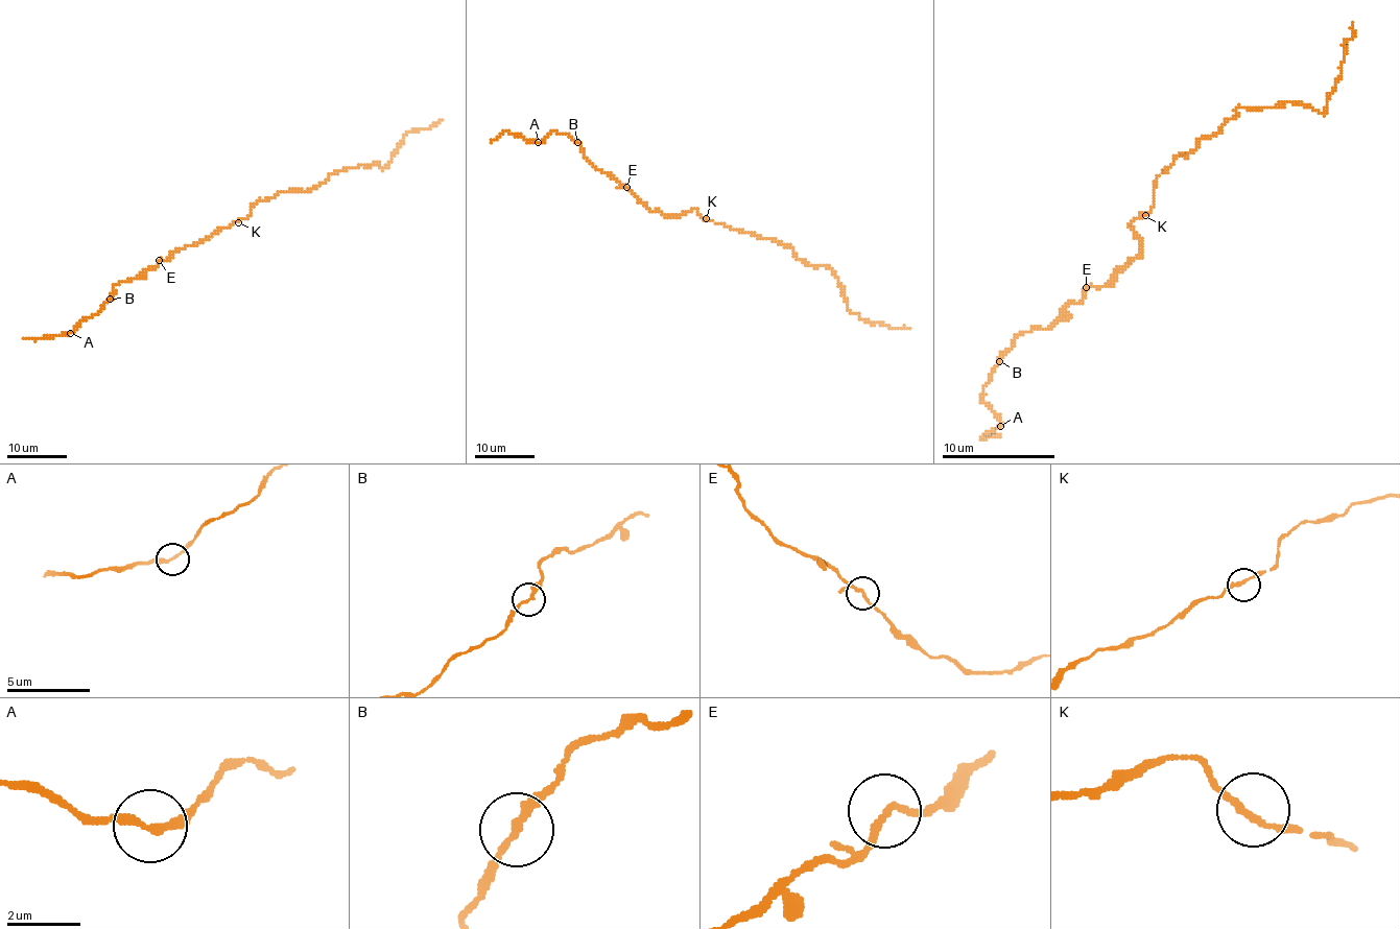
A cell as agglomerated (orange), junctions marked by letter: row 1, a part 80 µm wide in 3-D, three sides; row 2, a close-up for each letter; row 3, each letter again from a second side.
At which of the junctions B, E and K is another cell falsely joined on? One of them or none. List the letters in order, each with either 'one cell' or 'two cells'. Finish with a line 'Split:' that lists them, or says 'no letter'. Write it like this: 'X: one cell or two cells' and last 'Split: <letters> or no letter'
B: one cell
E: one cell
K: one cell
Split: no letter

